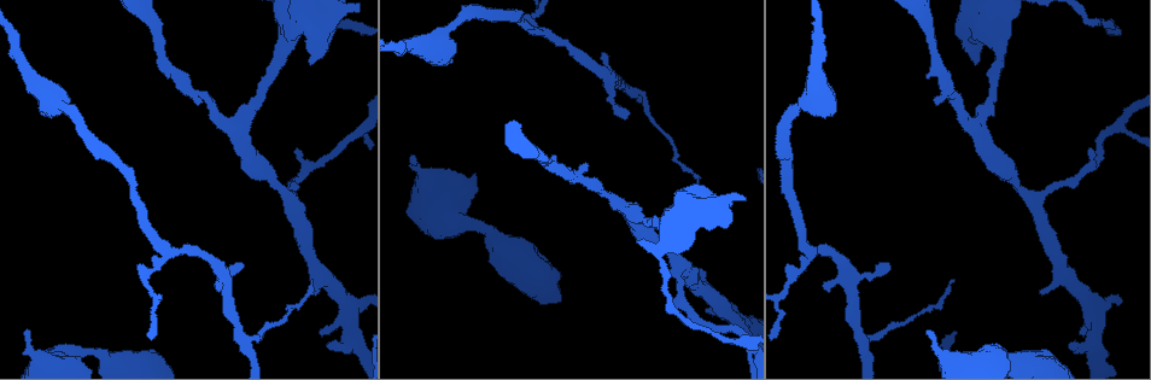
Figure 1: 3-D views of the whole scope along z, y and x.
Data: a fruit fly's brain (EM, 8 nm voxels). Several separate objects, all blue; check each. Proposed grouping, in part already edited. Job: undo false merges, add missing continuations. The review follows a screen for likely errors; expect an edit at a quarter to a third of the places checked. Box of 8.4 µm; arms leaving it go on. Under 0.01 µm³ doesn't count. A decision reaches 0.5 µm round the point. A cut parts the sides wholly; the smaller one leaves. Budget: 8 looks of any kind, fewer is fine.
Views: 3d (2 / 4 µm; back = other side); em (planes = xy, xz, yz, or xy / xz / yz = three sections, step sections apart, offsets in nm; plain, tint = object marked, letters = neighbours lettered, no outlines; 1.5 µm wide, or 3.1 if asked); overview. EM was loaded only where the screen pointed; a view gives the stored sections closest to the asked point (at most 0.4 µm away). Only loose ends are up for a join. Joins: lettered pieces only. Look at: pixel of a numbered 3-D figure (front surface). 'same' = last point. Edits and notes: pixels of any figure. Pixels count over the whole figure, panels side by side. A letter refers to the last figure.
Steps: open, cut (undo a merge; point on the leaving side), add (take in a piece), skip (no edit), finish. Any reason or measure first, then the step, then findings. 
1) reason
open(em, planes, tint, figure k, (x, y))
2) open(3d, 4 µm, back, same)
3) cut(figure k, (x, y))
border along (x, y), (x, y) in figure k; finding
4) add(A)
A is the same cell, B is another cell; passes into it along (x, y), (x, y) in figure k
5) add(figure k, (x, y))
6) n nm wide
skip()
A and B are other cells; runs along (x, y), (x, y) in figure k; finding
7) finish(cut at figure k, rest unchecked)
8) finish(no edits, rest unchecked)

tapers out
open(em, xy, step 8, tint, figure 1, (25, 330))

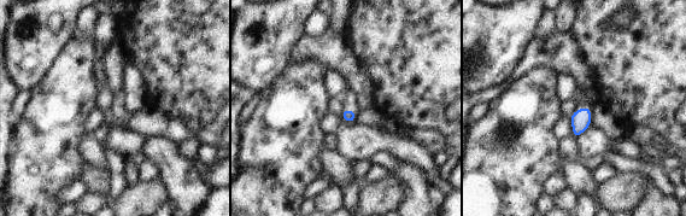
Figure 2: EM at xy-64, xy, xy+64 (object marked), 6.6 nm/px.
cut it another way
open(em, planes, letters, same)

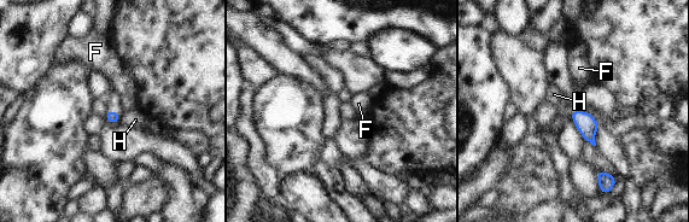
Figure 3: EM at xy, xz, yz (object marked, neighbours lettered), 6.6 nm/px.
skip()
F and H are other cells; none of them fits

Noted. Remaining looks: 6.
calibre changes
open(3d, 4 µm, figure 1, (94, 352))

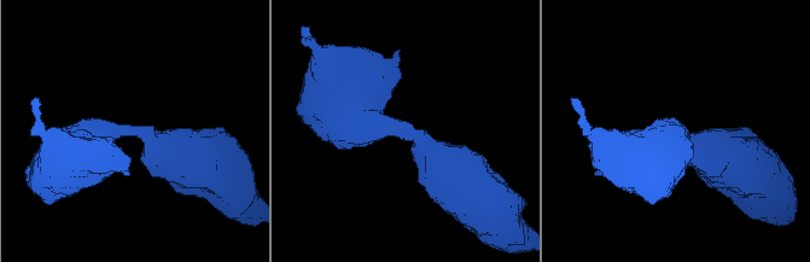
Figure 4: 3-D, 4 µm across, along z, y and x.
arms of 500, 650 nm
open(em, planes, plain, figure 4, (137, 131))

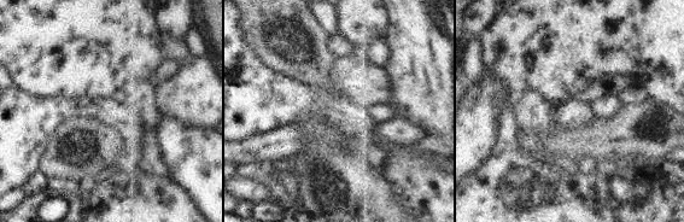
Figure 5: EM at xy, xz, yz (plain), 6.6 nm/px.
open(em, planes, letters, same)

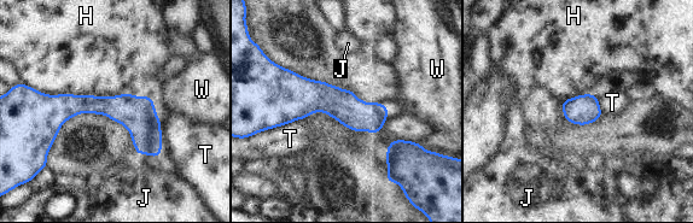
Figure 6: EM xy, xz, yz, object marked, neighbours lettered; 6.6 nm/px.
skip()
H, J, T and W are other cells; one neuron here

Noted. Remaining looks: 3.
arms part here
open(em, planes, tint, figure 1, (703, 289))

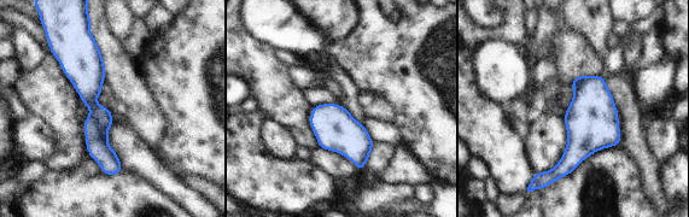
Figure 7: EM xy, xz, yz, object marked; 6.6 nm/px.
open(em, planes, letters, same)

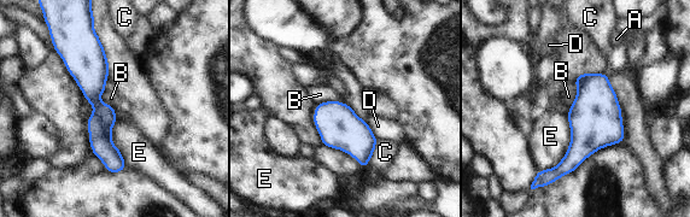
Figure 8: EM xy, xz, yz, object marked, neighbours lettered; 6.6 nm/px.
E touches over 420 nm
skip()
A, B, C, D and E are other cells; runs along (98, 48), (94, 100), (112, 170) in figure 8; continuous, no second neuron

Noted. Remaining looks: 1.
finish(no edits, rest unchecked)

